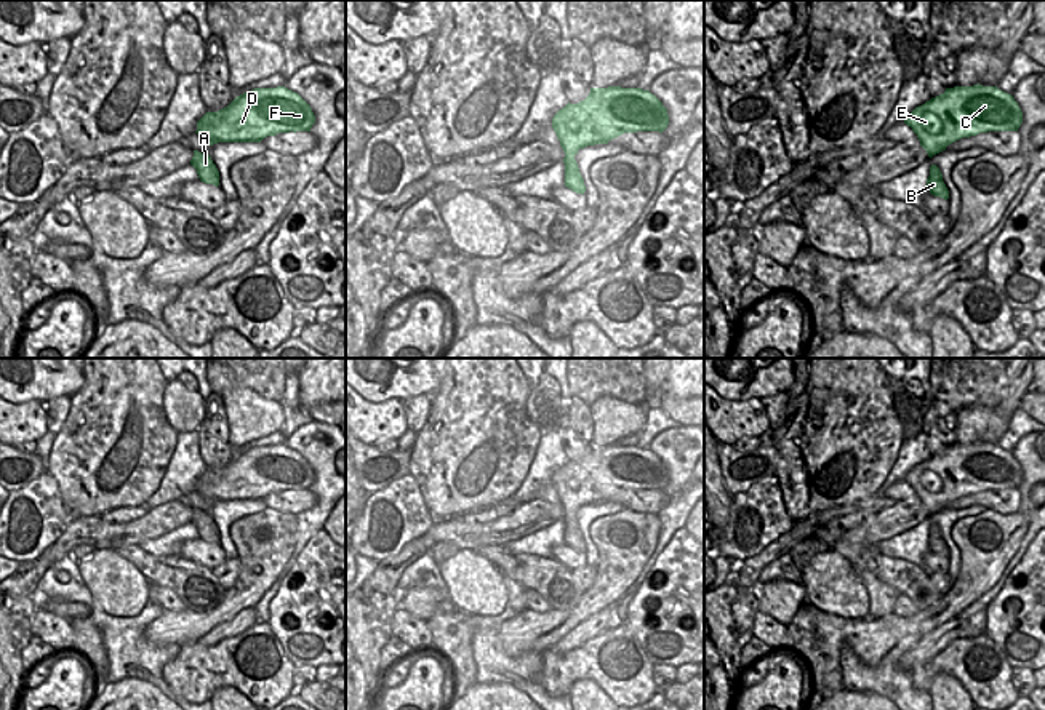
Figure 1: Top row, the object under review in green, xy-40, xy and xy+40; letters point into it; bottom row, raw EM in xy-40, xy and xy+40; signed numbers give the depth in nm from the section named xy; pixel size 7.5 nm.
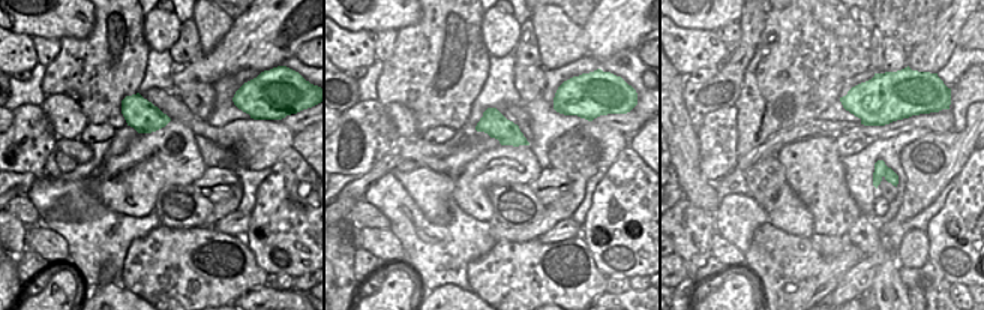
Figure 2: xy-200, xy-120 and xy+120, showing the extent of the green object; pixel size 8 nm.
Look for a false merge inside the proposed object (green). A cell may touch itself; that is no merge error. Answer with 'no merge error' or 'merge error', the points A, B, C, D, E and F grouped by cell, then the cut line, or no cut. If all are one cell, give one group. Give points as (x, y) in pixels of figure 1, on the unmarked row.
merge error; groups A B / C D E F; cut xy (565, 514), (573, 515)

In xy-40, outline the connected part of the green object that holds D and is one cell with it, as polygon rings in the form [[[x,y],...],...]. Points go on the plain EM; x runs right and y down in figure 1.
[[[254,446],[237,454],[227,465],[206,470],[197,480],[197,493],[210,504],[218,501],[261,501],[278,491],[310,489],[315,473],[294,449]]]

